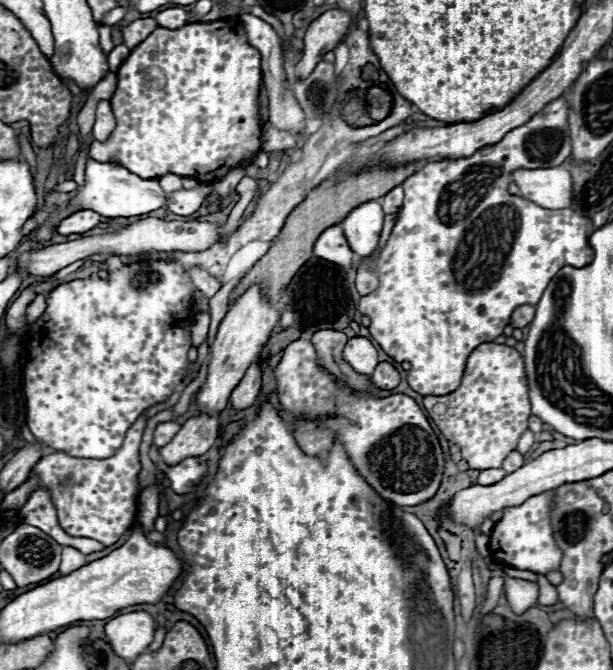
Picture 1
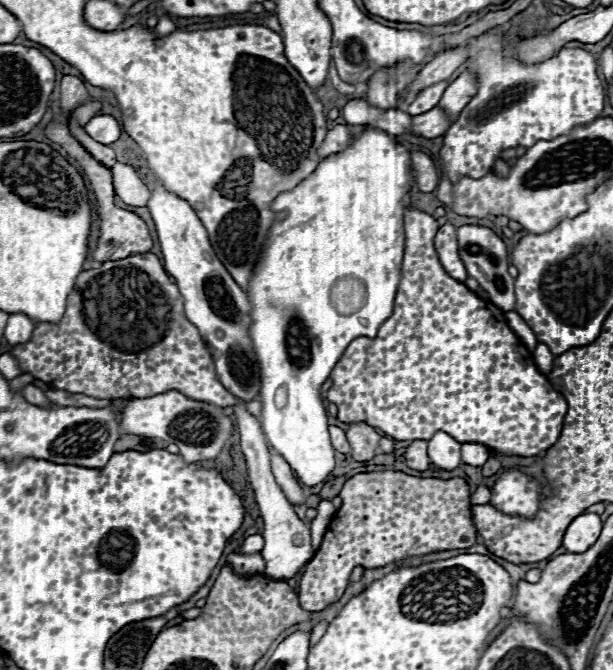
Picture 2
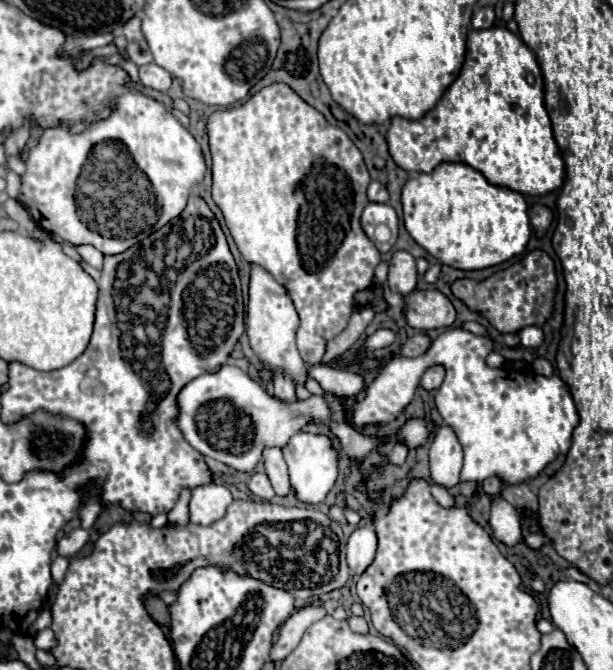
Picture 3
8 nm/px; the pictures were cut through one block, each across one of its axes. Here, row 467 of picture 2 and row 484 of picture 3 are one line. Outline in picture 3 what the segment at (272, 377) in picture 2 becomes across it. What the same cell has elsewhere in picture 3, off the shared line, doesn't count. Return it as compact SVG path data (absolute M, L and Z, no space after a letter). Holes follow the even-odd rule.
M298 432L282 448L282 452L284 452L284 460L288 464L288 472L290 472L290 486L296 494L296 498L304 504L324 502L326 494L334 488L334 482L338 476L338 460L336 460L336 452L332 450L332 440L328 436L320 436L320 434Z

